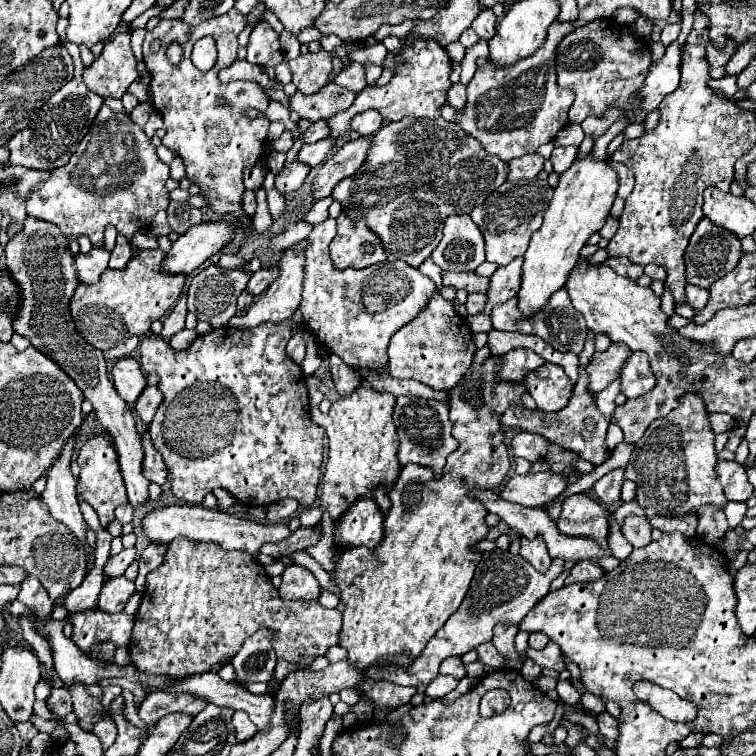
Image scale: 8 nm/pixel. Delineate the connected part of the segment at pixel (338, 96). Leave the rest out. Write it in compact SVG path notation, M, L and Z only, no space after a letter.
M337 83L325 85L317 95L303 95L297 91L291 97L291 109L299 113L299 117L307 117L309 121L319 121L319 119L331 119L343 109L349 109L353 105L353 99L359 93L345 91Z

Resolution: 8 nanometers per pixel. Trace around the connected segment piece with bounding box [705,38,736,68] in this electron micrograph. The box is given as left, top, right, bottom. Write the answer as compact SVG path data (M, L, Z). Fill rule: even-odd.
M728 38L727 44L724 48L716 48L712 44L706 45L706 54L707 60L712 67L721 67L725 66L732 55L735 53L736 45L733 40Z

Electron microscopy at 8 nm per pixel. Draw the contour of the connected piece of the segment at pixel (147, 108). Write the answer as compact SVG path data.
M145 101L145 103L139 103L133 111L131 111L131 121L133 123L137 123L139 127L143 127L145 123L147 123L147 119L149 119L149 115L151 115L151 111L153 111L153 105L149 103L149 101Z

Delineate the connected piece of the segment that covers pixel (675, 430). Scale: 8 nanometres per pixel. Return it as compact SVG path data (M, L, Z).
M681 395L677 407L651 423L645 435L635 443L631 459L625 467L625 479L637 483L635 501L645 509L647 517L685 517L697 513L703 505L725 507L727 499L721 491L715 463L717 453L713 447L713 431L707 419L705 403L701 395Z

